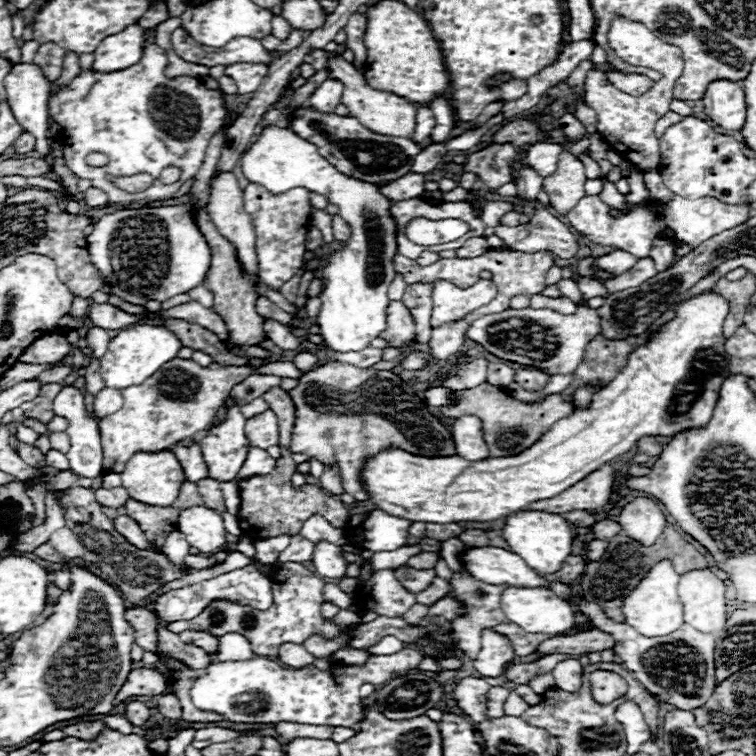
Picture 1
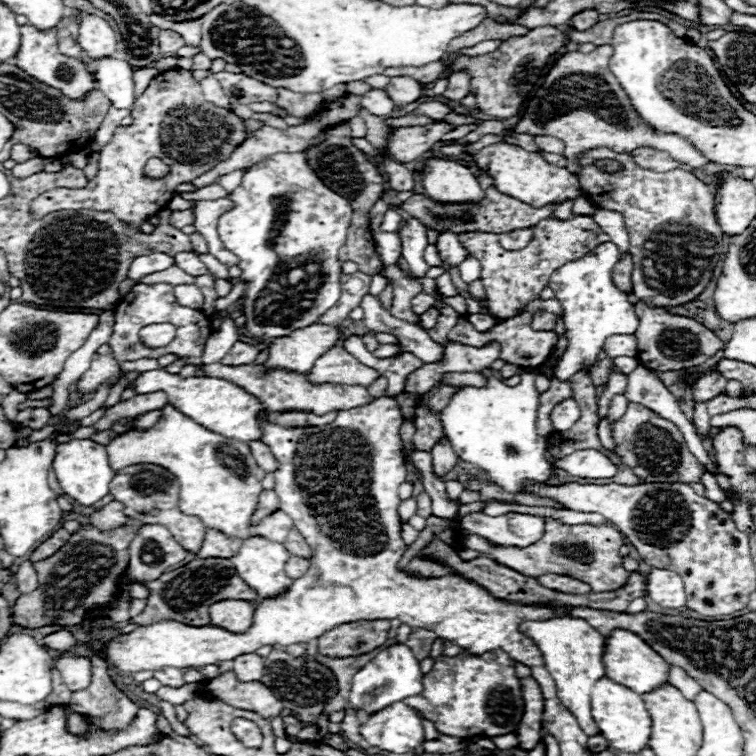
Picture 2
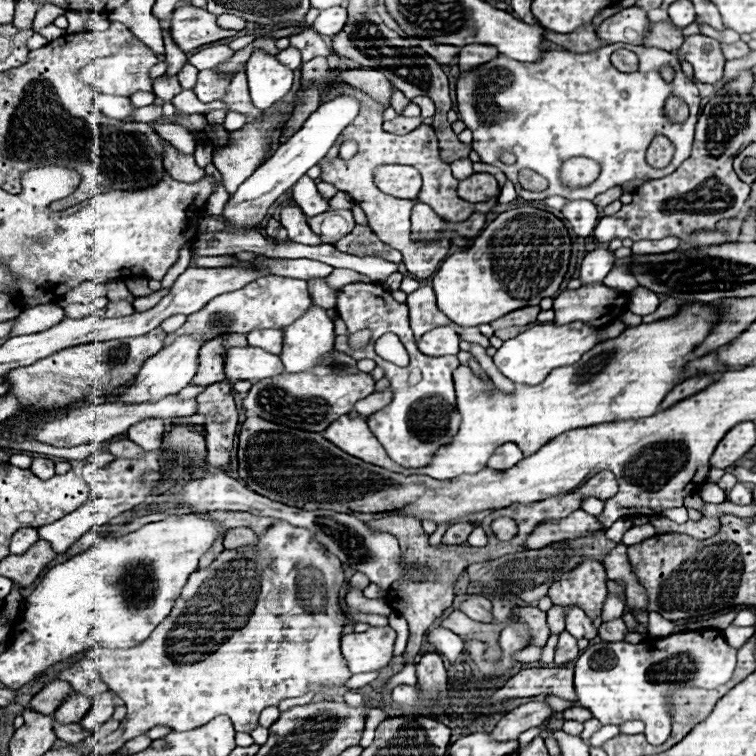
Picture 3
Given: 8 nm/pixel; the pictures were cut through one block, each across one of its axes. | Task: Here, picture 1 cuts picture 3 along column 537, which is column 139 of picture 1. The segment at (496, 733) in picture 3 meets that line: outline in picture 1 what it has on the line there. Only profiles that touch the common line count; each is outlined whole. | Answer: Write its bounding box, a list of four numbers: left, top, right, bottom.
[124,702,152,726]

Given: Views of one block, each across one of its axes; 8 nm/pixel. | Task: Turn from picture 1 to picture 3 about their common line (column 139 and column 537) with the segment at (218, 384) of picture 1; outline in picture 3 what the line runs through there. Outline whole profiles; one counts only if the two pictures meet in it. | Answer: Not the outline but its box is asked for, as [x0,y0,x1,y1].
[322,304,722,480]

